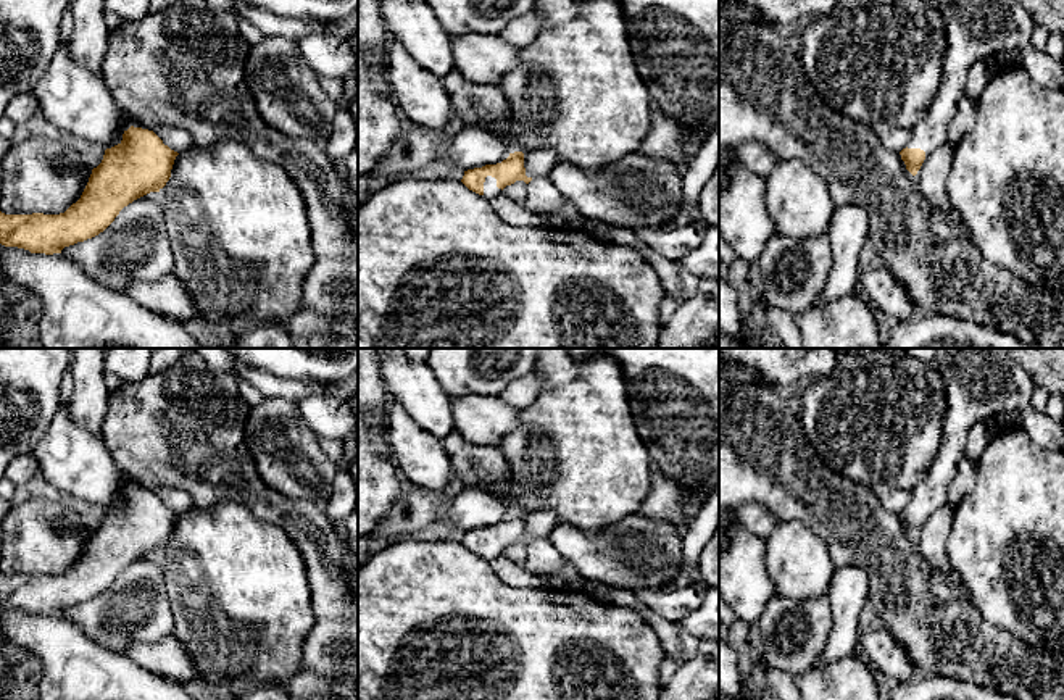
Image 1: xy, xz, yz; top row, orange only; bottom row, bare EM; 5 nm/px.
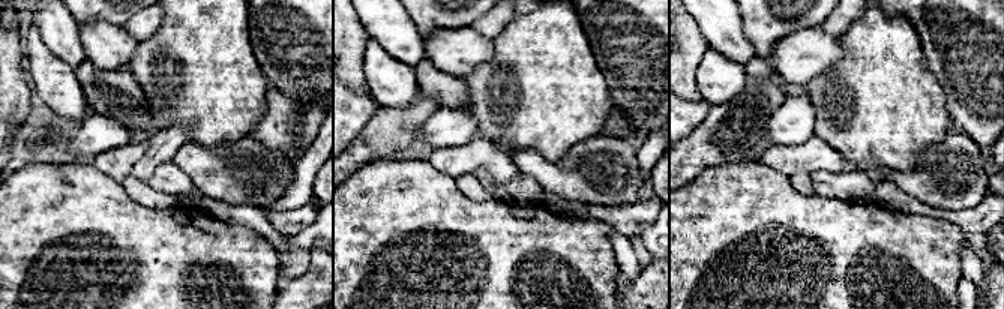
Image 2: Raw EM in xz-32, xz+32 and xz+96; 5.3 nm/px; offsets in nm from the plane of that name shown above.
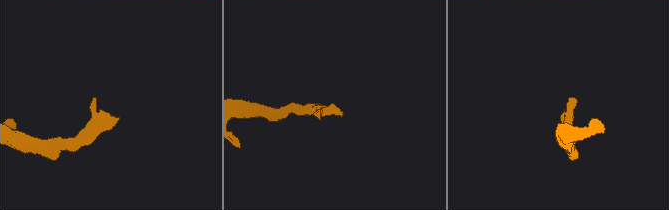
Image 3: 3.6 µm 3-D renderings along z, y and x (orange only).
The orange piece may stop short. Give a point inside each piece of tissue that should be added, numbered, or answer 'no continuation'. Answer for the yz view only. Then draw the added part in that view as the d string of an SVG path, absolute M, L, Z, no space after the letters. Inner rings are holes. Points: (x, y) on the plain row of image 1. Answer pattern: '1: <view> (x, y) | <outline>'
1: yz (982, 384) | M937 348L932 365L946 387L948 411L938 453L908 503L929 518L943 506L970 429L1029 408L1033 382L1008 348Z

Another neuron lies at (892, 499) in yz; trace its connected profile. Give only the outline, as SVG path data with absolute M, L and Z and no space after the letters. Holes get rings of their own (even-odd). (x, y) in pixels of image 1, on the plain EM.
M887 484L871 485L869 489L885 510L896 515L906 510L908 503L912 498L911 492L904 492Z

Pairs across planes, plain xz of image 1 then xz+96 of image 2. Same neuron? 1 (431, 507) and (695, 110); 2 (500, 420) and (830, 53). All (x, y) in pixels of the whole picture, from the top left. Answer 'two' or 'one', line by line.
1: two
2: one

